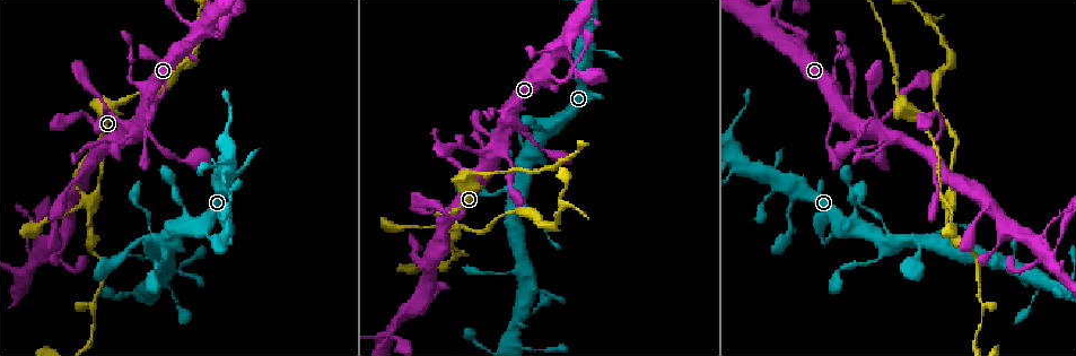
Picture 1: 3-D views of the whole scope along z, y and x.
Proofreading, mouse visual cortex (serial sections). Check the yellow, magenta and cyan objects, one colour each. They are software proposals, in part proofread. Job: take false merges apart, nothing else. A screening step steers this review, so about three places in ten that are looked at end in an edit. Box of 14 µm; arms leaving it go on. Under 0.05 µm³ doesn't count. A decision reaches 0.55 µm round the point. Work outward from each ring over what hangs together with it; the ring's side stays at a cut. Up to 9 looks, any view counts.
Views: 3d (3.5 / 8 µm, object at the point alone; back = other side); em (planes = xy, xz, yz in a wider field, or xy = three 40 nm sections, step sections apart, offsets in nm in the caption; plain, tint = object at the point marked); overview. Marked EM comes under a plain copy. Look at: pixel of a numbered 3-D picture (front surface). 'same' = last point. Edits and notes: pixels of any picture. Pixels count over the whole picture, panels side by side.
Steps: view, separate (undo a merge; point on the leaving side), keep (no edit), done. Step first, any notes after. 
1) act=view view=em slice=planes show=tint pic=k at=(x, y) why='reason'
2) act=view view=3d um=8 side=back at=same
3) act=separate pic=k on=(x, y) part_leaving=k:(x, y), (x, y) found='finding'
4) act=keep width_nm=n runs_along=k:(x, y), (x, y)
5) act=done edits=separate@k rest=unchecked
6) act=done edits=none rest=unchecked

act=view view=3d um=3.5 pic=1 at=(853, 128) why='four arms meet'

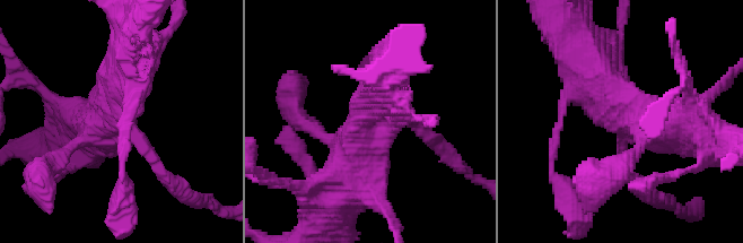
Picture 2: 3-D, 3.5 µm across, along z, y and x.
act=view view=em slice=xy step=1 show=tint pic=2 at=(621, 126) arms=4 arm_widths_nm=150,200,500,700

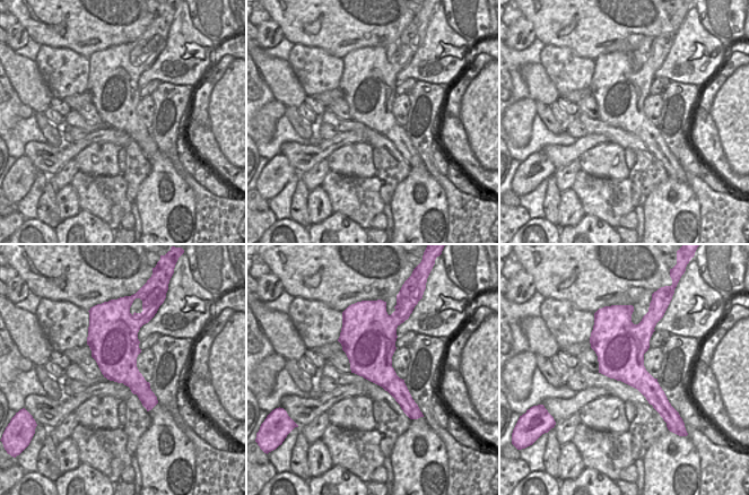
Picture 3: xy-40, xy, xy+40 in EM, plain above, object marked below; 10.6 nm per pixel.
act=keep runs_along=2:(588, 52), (620, 107), (692, 129) found='continuous, no second cell'

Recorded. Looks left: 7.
act=view view=3d um=3.5 pic=1 at=(875, 110) why='branch point'

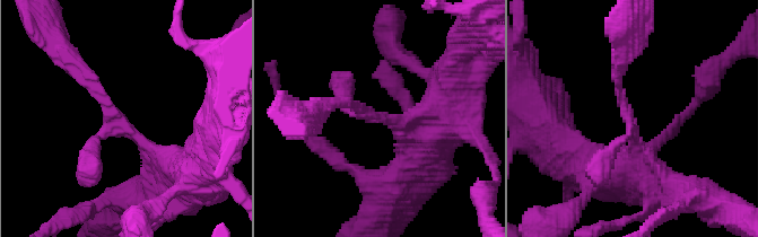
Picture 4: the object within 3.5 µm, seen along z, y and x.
act=view view=em slice=xy step=2 show=tint pic=4 at=(627, 118)

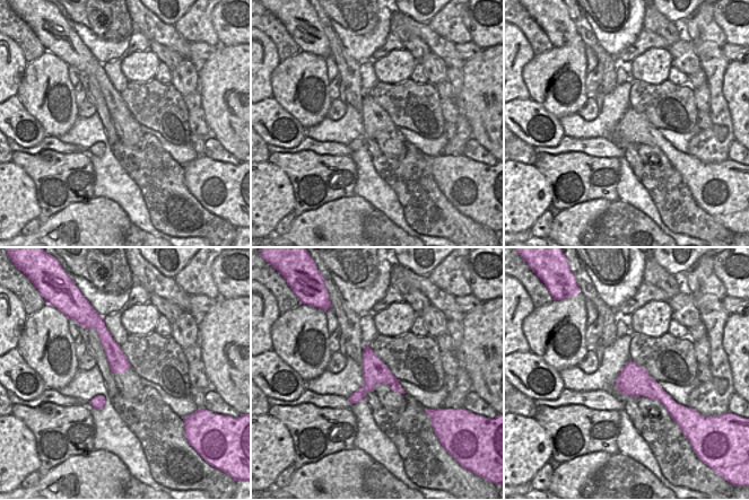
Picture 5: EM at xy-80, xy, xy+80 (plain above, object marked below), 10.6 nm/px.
act=keep width_nm=260 runs_along=4:(194, 174), (138, 139), (69, 59) found='continuous, no second cell'

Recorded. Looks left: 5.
act=view view=3d um=8 pic=1 at=(944, 200) why='four-way junction'

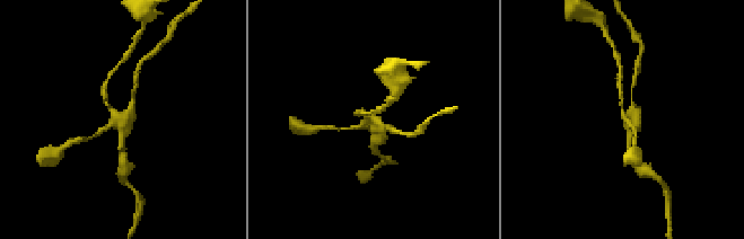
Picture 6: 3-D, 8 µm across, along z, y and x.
act=view view=em slice=xy step=3 show=tint pic=6 at=(372, 120) why='shape alone is not enough'

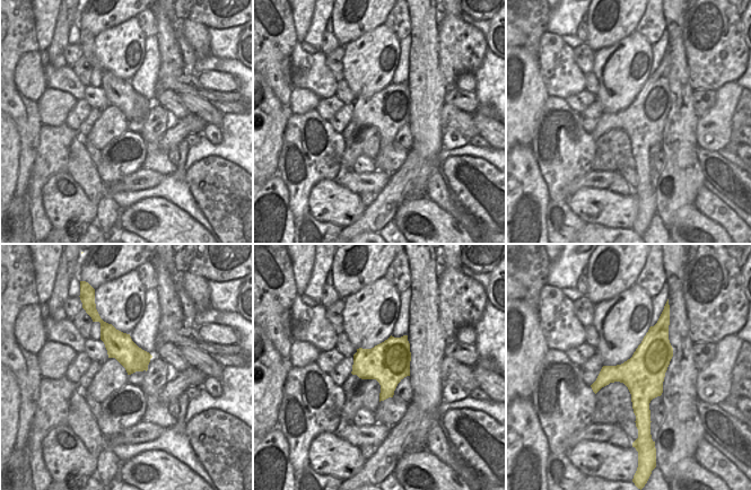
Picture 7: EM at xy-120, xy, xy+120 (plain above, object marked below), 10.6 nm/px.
act=keep runs_along=6:(357, 113), (385, 126) found='all the same cell'

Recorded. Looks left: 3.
act=view view=3d um=3.5 pic=1 at=(92, 304) why='arms part here'

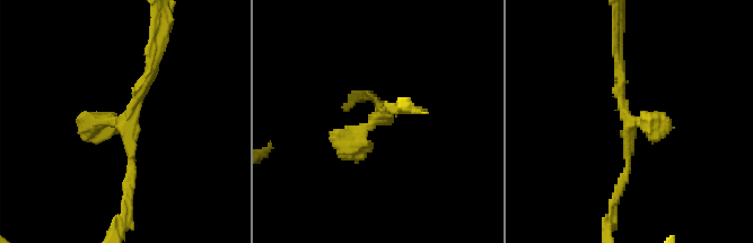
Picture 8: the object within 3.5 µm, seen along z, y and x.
act=view view=em slice=xy step=3 show=tint pic=8 at=(630, 121) why='need the tissue'

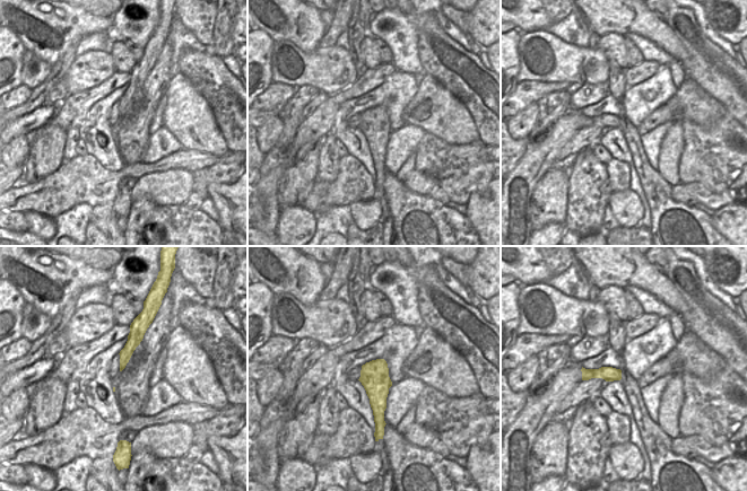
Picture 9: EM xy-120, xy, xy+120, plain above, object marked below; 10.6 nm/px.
act=keep width_nm=320 runs_along=9:(141, 330), (133, 339), (122, 365) found='all the same cell'

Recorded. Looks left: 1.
act=done edits=none rest=unchecked

